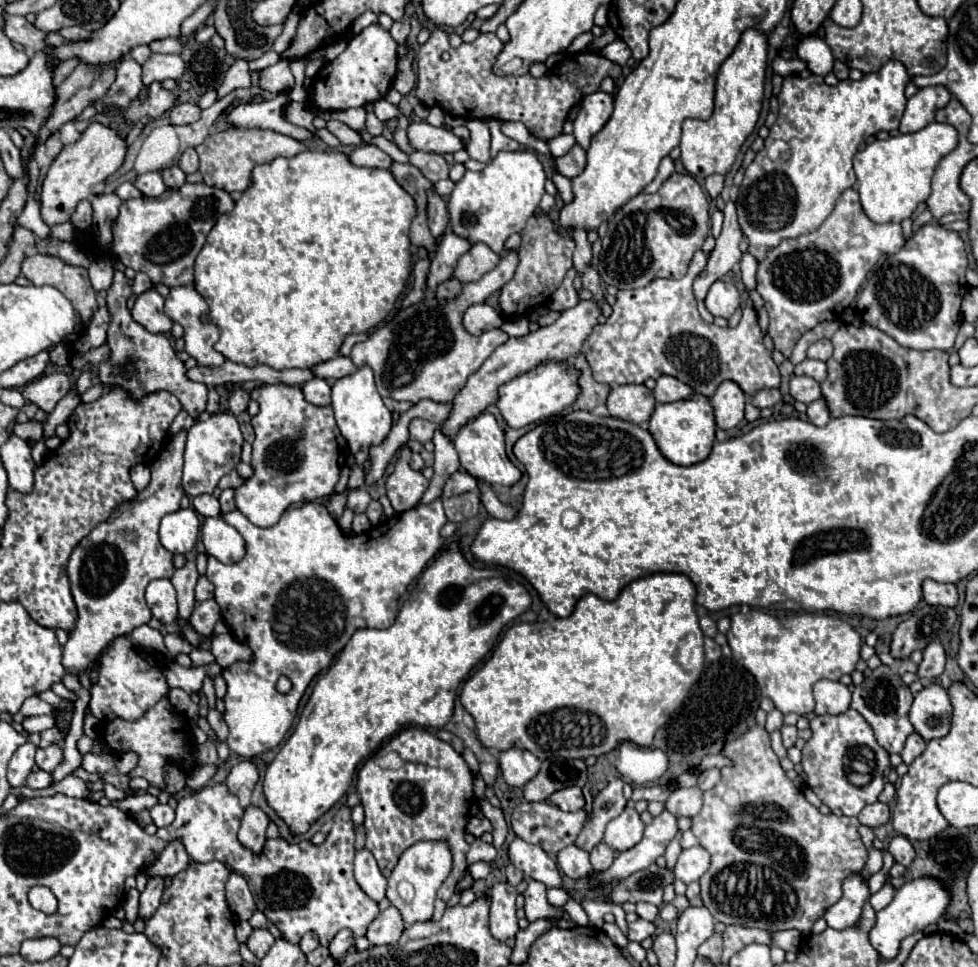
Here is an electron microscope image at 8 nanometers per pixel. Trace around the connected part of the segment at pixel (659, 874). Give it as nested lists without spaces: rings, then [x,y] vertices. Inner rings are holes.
[[[652,864],[646,870],[638,870],[626,880],[618,882],[610,890],[610,898],[614,904],[622,902],[652,902],[656,906],[662,906],[662,892],[668,884],[674,882],[674,872],[664,866],[660,868],[658,864]]]

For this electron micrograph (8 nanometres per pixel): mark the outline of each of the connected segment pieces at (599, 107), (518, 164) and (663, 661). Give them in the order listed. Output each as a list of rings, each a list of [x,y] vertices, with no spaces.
[[[596,90],[590,96],[584,96],[584,100],[580,102],[578,116],[574,120],[574,136],[582,148],[588,148],[590,138],[602,130],[602,126],[610,118],[610,112],[612,112],[610,94]]]
[[[530,150],[500,152],[482,172],[466,170],[448,200],[452,232],[466,238],[470,244],[482,242],[496,254],[502,254],[508,236],[522,232],[526,220],[536,212],[544,196],[544,182],[546,172]]]
[[[650,574],[644,578],[638,578],[630,582],[620,596],[614,602],[600,600],[594,594],[586,594],[578,600],[576,610],[568,618],[554,618],[545,622],[520,622],[506,630],[500,644],[492,652],[492,656],[486,660],[486,664],[464,682],[460,702],[464,710],[474,718],[478,740],[486,748],[494,748],[498,752],[510,750],[510,748],[522,748],[532,752],[540,760],[550,758],[588,758],[588,756],[602,756],[610,750],[614,750],[620,742],[630,740],[638,746],[650,746],[654,740],[654,734],[660,726],[664,726],[671,716],[682,707],[684,698],[688,696],[688,690],[692,684],[700,678],[700,672],[704,668],[704,634],[698,626],[698,614],[694,604],[696,588],[692,580],[684,574]]]

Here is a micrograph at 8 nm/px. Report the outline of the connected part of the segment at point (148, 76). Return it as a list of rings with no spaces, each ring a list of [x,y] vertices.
[[[152,54],[144,64],[142,64],[142,82],[152,84],[152,82],[162,82],[166,78],[180,80],[184,74],[184,60],[180,54]]]

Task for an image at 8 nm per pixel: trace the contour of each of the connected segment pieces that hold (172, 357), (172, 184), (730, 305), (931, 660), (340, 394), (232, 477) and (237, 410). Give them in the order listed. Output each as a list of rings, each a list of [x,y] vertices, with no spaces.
[[[120,270],[114,272],[114,284],[110,286],[108,298],[106,298],[106,306],[110,310],[108,346],[112,350],[112,354],[110,354],[110,360],[106,360],[98,366],[98,378],[100,378],[100,382],[104,382],[108,386],[124,388],[136,400],[148,392],[168,390],[180,400],[182,408],[188,414],[192,414],[192,418],[198,418],[206,410],[206,392],[208,392],[206,384],[198,384],[198,382],[188,380],[186,366],[182,360],[178,360],[168,338],[164,334],[146,332],[146,328],[142,328],[142,324],[138,324],[132,318],[132,314],[126,306],[130,296],[143,293],[152,287],[153,283],[144,272],[137,272],[132,284],[124,276],[124,272],[120,272]]]
[[[168,166],[162,170],[162,178],[164,178],[164,184],[168,188],[180,188],[184,182],[186,182],[186,174],[180,170],[180,166]]]
[[[716,280],[706,296],[706,308],[714,314],[714,316],[722,316],[722,318],[730,318],[732,312],[740,306],[740,294],[736,290],[734,284],[724,282],[724,280]]]
[[[930,642],[924,650],[924,660],[918,666],[918,676],[924,678],[938,678],[944,672],[946,652],[940,642]]]
[[[368,366],[358,368],[352,376],[340,378],[332,386],[332,410],[336,416],[336,424],[338,424],[344,440],[348,442],[350,454],[356,454],[360,450],[368,450],[374,444],[380,444],[392,428],[392,414],[384,406],[378,390],[376,390],[376,384],[374,384],[374,374]]]
[[[232,470],[230,474],[226,474],[222,480],[220,480],[220,488],[224,490],[224,488],[238,488],[240,484],[244,484],[244,478],[242,476],[238,476],[238,472],[236,470]]]
[[[234,388],[234,390],[230,392],[230,410],[232,410],[232,414],[242,414],[242,412],[246,412],[248,402],[250,402],[250,394],[248,394],[246,390]]]

